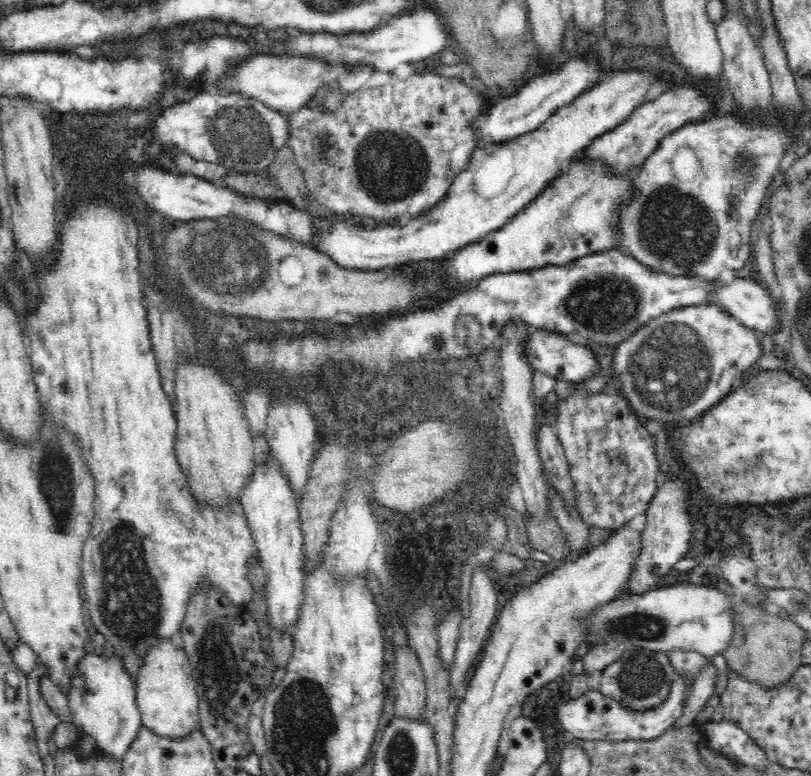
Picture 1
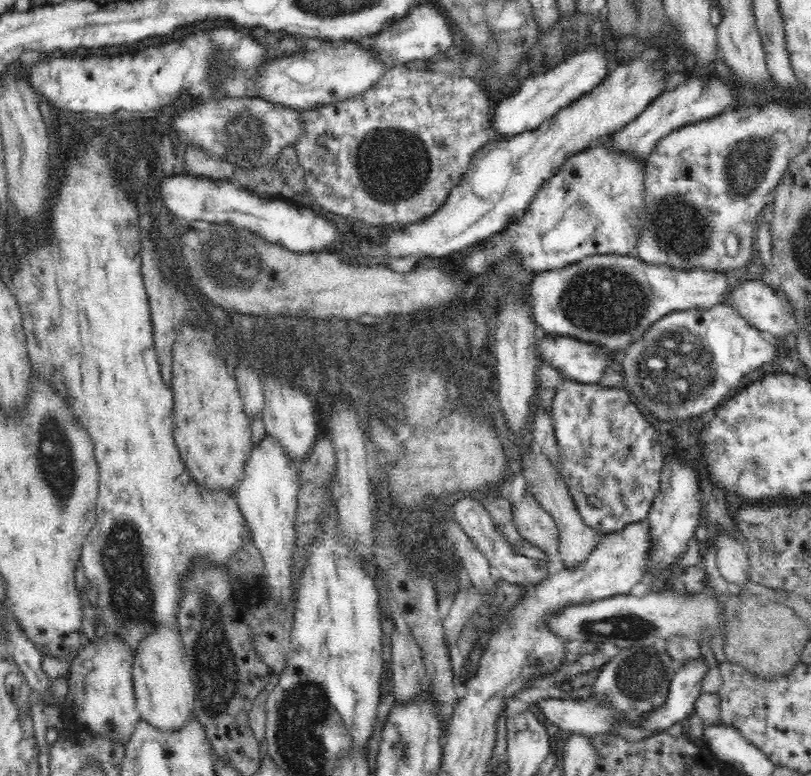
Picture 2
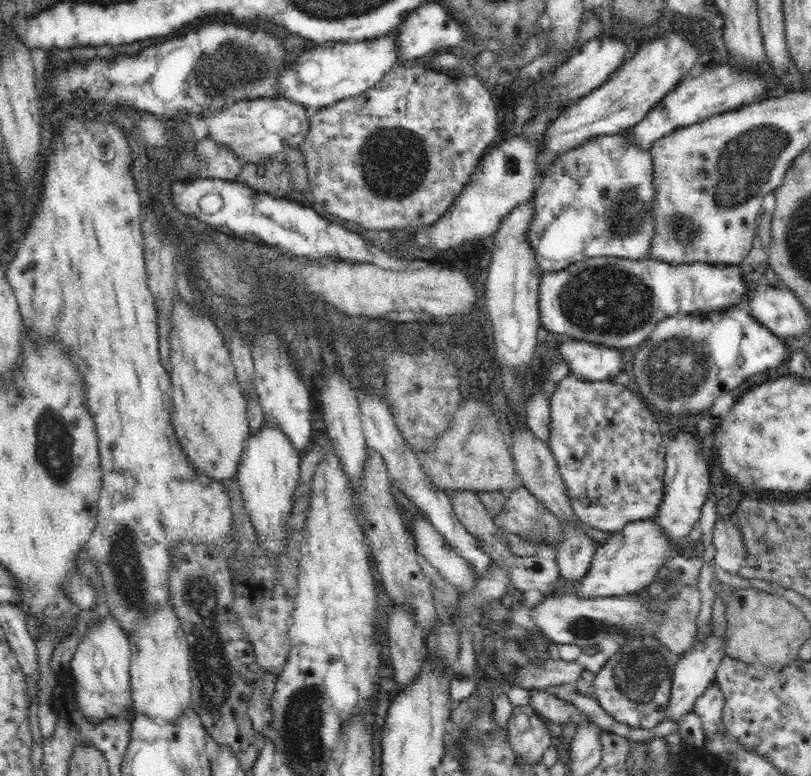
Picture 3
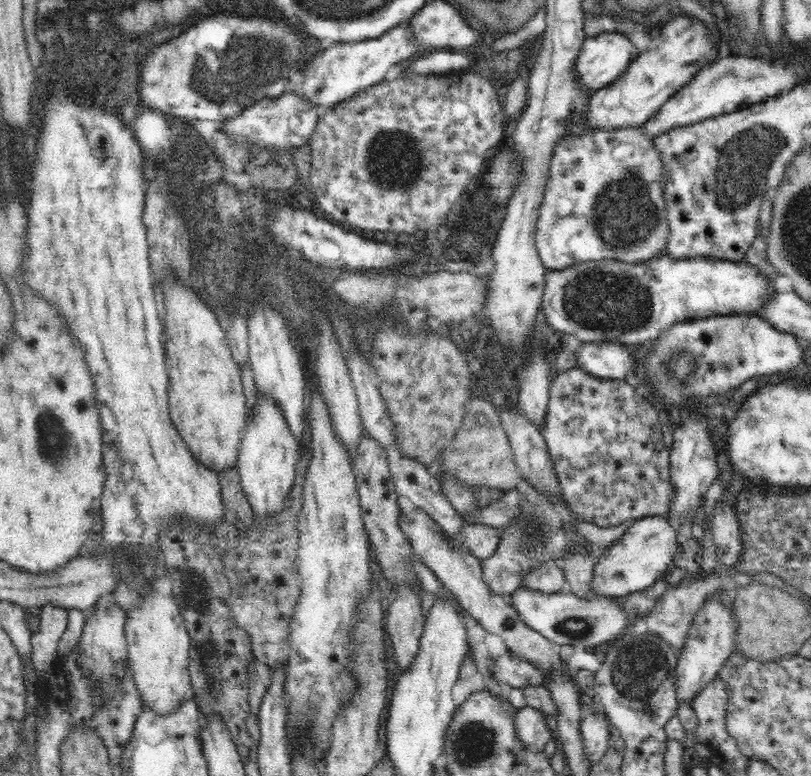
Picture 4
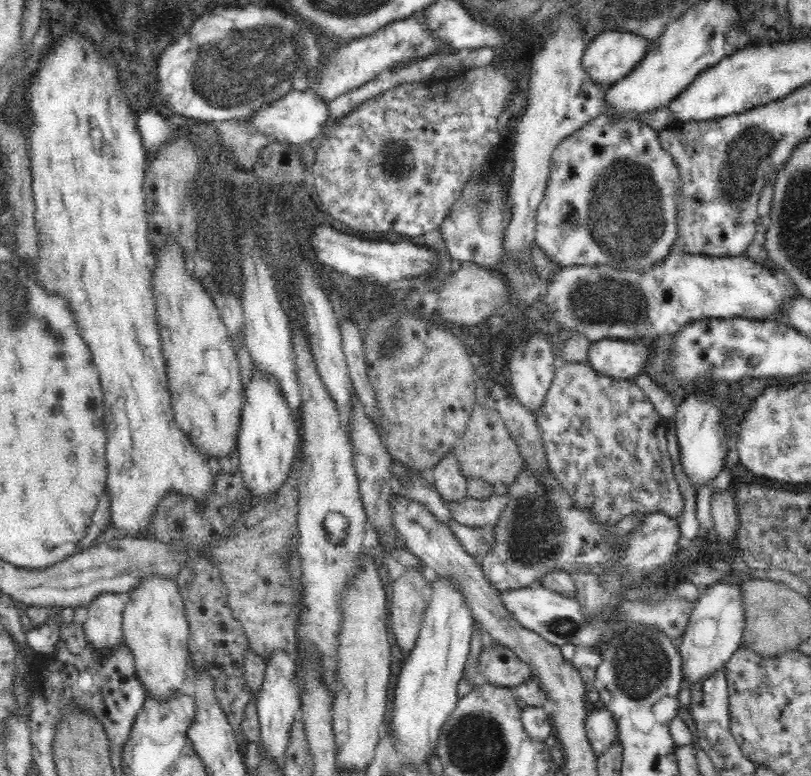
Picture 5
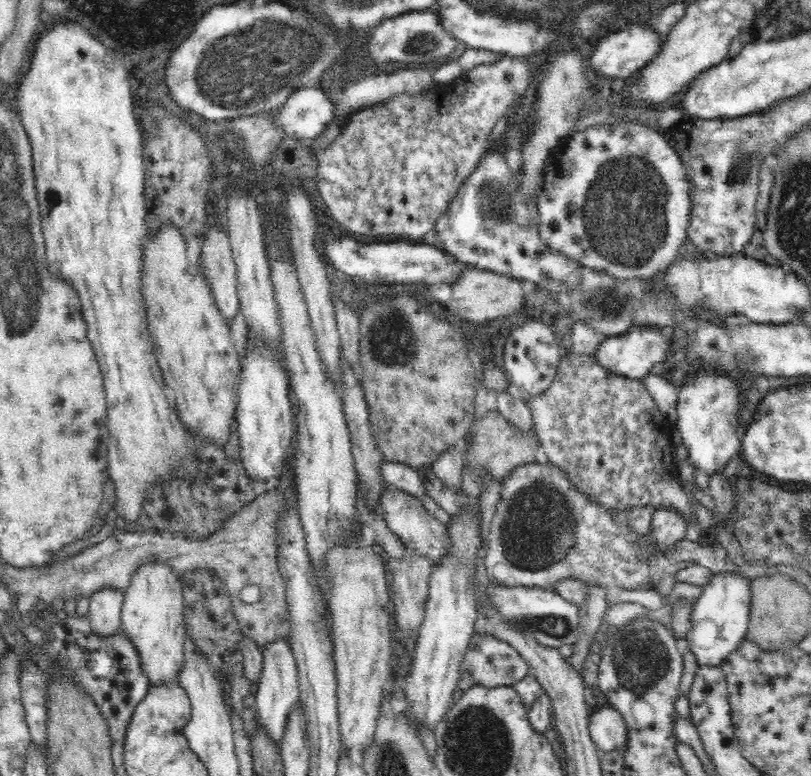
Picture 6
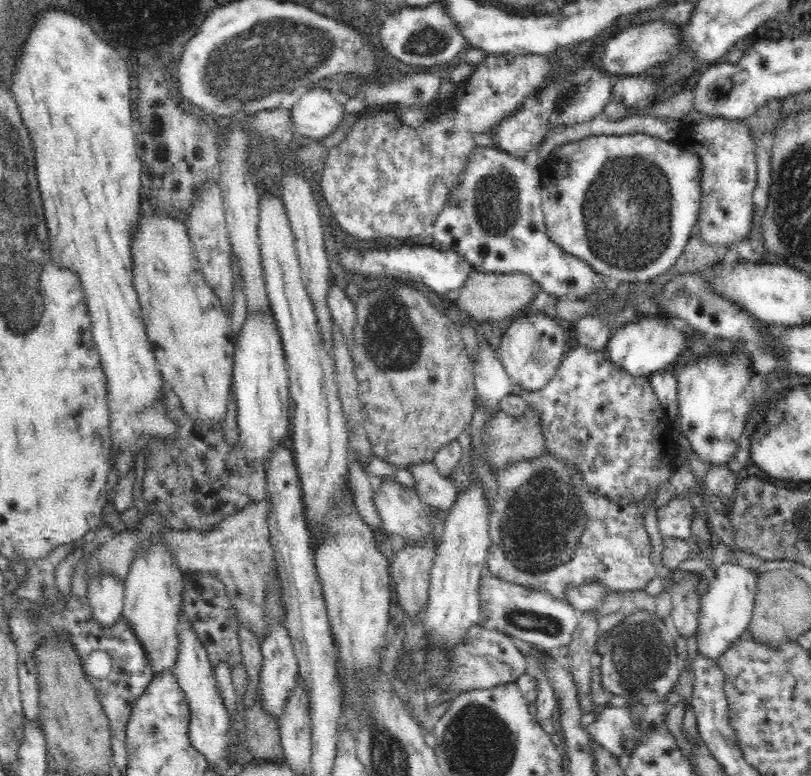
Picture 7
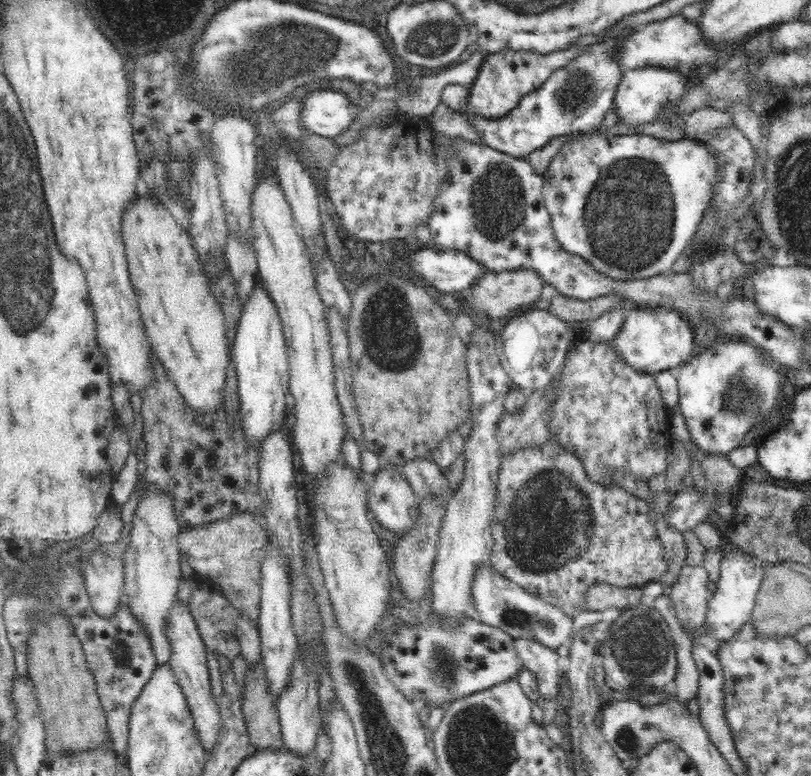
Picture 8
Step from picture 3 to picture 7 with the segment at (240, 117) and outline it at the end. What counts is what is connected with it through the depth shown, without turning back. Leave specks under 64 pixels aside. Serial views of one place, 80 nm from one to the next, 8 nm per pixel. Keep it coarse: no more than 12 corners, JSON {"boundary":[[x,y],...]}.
{"boundary":[[308,90],[290,109],[293,132],[328,137],[344,103]]}

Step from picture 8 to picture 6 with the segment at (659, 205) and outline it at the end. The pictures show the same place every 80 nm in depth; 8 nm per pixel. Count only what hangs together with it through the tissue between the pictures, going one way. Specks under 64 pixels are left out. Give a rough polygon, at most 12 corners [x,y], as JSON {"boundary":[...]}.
{"boundary":[[632,122],[563,138],[538,196],[552,250],[616,279],[678,256],[692,182]]}

